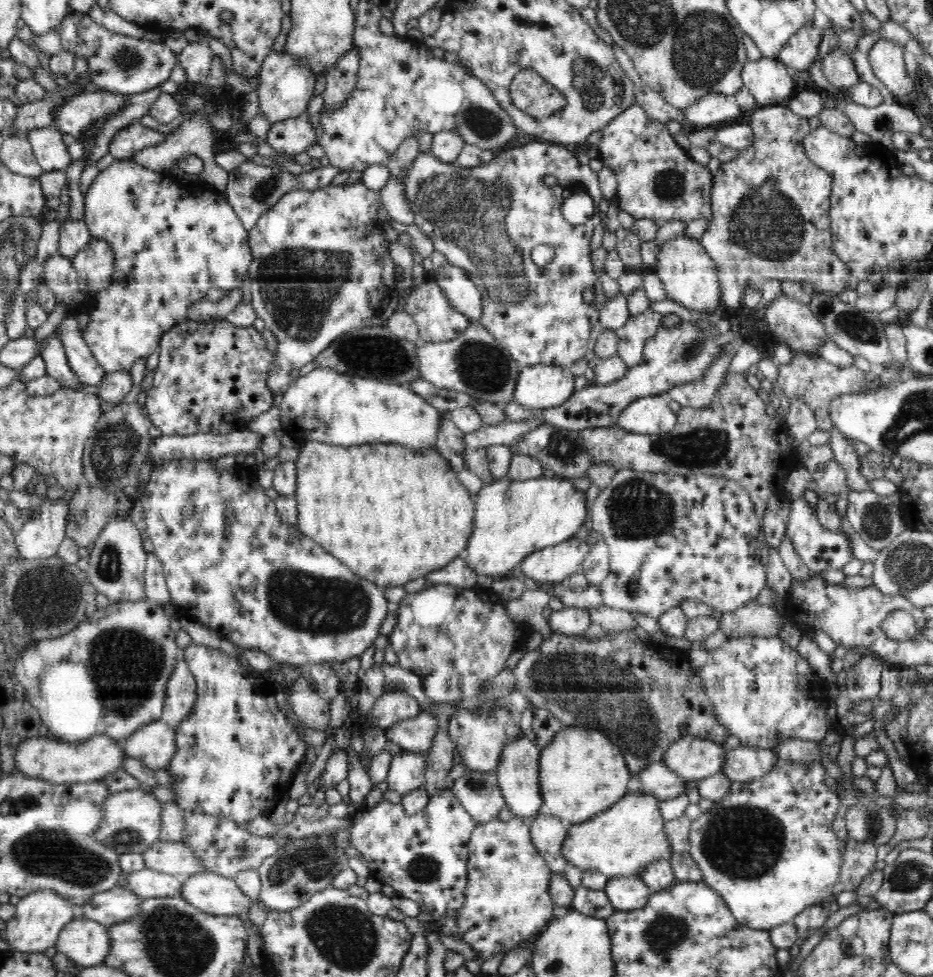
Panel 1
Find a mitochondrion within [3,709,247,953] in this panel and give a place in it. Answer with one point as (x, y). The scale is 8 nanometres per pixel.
(52, 853)

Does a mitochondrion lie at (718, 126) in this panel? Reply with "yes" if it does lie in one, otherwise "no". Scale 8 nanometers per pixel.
no

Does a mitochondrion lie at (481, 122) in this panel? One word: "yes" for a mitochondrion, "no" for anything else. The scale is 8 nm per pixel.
yes

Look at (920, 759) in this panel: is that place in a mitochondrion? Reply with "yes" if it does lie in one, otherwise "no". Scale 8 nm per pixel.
no

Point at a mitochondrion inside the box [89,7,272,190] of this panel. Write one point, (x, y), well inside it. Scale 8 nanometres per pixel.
(127, 61)

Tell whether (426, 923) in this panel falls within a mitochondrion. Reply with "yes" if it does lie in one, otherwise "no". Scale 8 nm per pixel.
no

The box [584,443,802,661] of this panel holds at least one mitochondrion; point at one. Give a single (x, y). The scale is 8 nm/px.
(637, 510)

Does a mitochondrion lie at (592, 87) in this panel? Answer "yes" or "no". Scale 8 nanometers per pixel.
yes

